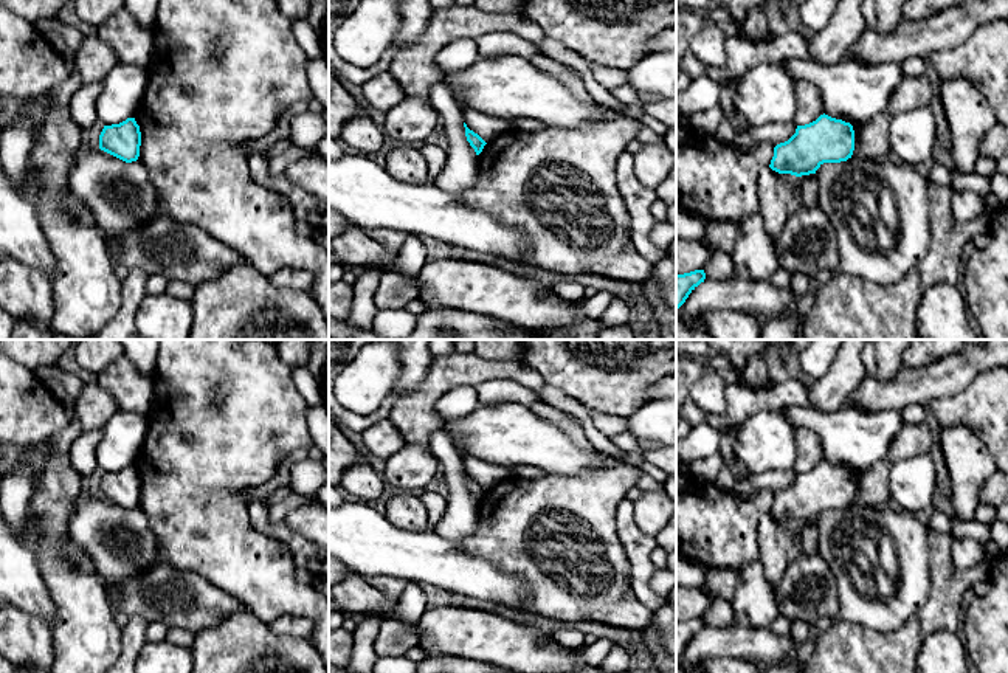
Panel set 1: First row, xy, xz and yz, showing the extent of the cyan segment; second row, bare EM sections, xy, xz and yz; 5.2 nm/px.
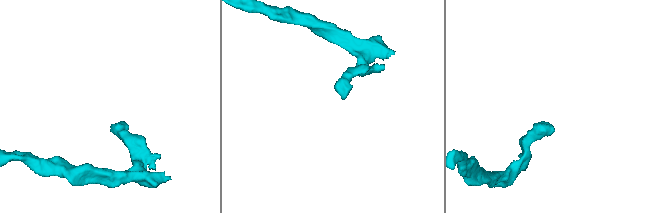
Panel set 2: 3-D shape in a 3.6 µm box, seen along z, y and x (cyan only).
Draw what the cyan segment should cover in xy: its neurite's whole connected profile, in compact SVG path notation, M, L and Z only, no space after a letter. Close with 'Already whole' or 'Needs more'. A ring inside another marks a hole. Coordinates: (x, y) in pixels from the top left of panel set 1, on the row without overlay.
M135 465L119 471L104 473L99 482L99 496L126 509L136 509L140 504L141 479Z. Already whole

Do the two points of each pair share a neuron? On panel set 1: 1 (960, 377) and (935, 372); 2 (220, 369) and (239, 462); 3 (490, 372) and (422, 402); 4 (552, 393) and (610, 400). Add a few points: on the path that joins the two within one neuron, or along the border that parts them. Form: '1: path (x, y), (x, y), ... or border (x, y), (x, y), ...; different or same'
1: path (954, 376), (942, 376); same
2: path (220, 393), (225, 399), (225, 434), (230, 439); same
3: path (473, 372), (452, 372), (439, 385); same
4: border (546, 383), (562, 388), (586, 410); different

